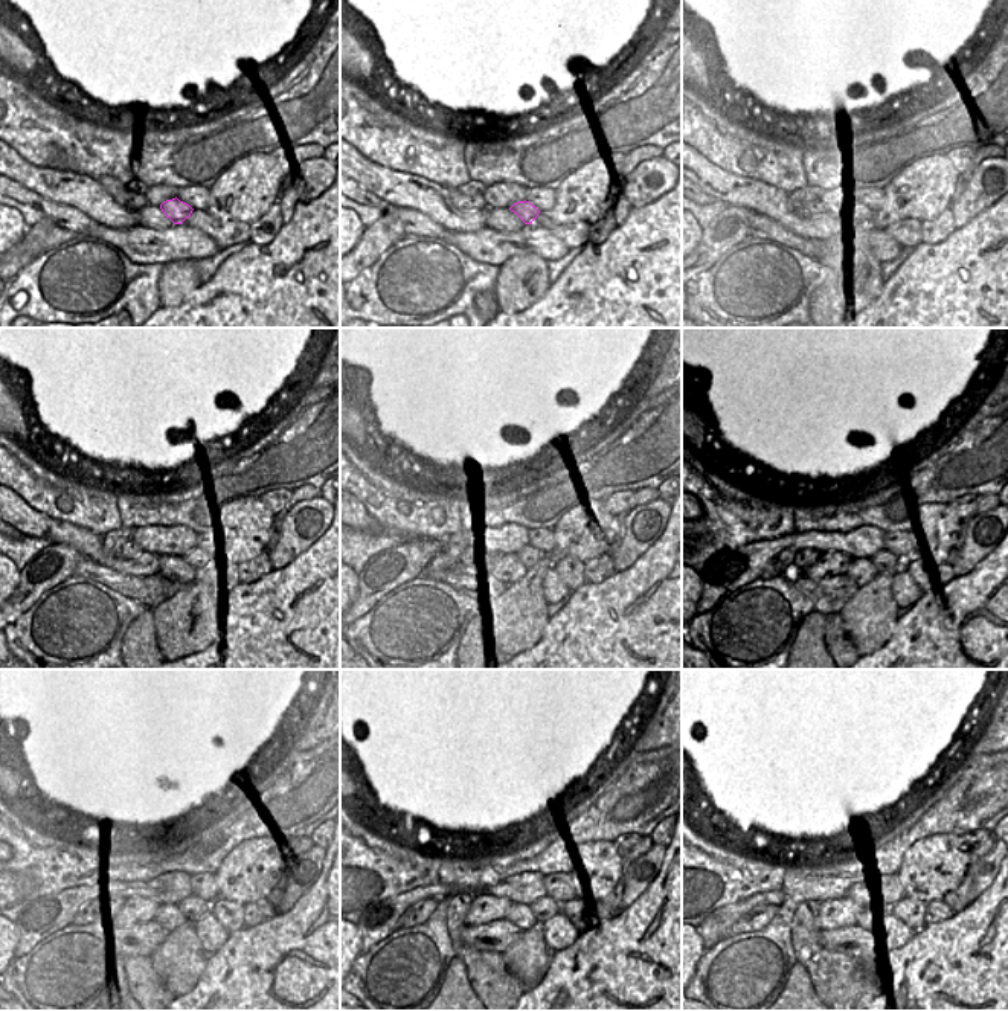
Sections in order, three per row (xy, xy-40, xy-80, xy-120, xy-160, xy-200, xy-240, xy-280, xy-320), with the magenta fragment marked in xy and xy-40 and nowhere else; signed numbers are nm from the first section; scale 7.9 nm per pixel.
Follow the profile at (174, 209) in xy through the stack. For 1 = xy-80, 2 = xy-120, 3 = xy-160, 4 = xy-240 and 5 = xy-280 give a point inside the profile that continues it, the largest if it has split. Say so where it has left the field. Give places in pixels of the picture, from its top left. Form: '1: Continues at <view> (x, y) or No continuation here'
1: Continues at xy-80 (879, 220)
2: Continues at xy-120 (197, 558)
3: Continues at xy-160 (529, 557)
4: Continues at xy-240 (192, 908)
5: Continues at xy-280 (545, 908).

